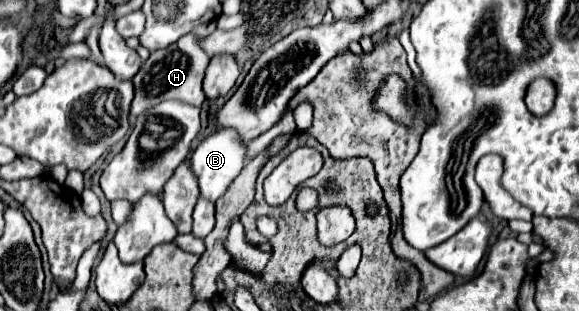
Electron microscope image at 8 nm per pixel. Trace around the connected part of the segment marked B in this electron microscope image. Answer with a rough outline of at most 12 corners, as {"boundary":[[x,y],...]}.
{"boundary":[[218,130],[190,156],[200,198],[216,202],[244,166],[246,144]]}

